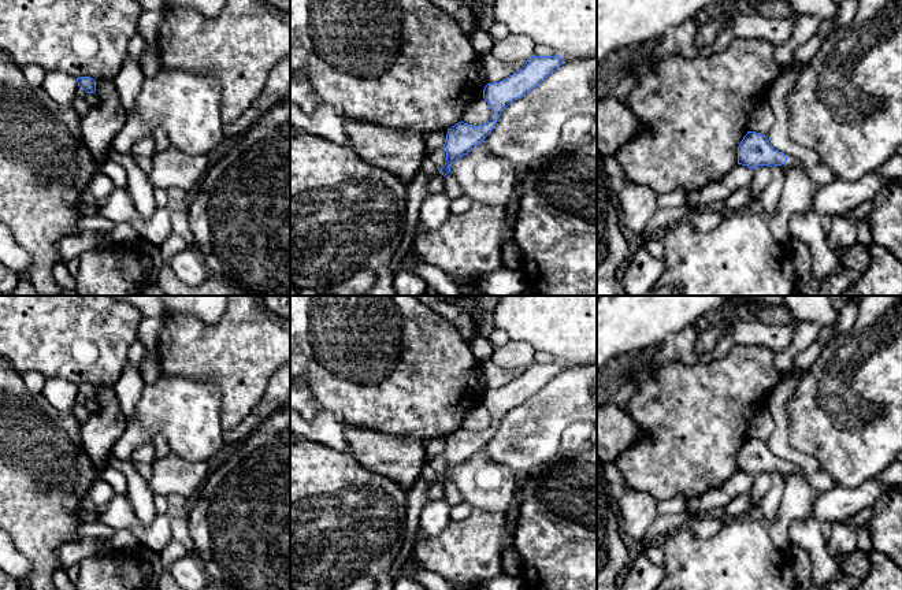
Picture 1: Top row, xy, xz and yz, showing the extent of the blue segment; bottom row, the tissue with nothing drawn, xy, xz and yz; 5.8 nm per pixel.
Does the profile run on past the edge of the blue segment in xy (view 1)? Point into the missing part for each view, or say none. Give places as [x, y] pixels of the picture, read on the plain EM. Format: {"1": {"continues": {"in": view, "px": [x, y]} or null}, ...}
{"1": {"continues": null}}

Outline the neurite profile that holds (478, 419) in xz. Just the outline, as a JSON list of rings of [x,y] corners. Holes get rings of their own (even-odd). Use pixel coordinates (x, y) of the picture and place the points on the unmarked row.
[[[482,404],[478,408],[468,412],[463,420],[463,428],[469,433],[478,433],[486,430],[491,424],[491,416],[487,408]]]

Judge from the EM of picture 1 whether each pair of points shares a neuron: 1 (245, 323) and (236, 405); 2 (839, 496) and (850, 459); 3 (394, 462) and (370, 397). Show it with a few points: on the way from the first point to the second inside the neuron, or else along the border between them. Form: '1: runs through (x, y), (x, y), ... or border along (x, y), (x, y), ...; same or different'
1: runs through (245, 344), (242, 385); same
2: border along (873, 478), (853, 488), (836, 486); different
3: border along (352, 426), (385, 433), (407, 433), (415, 437); different

